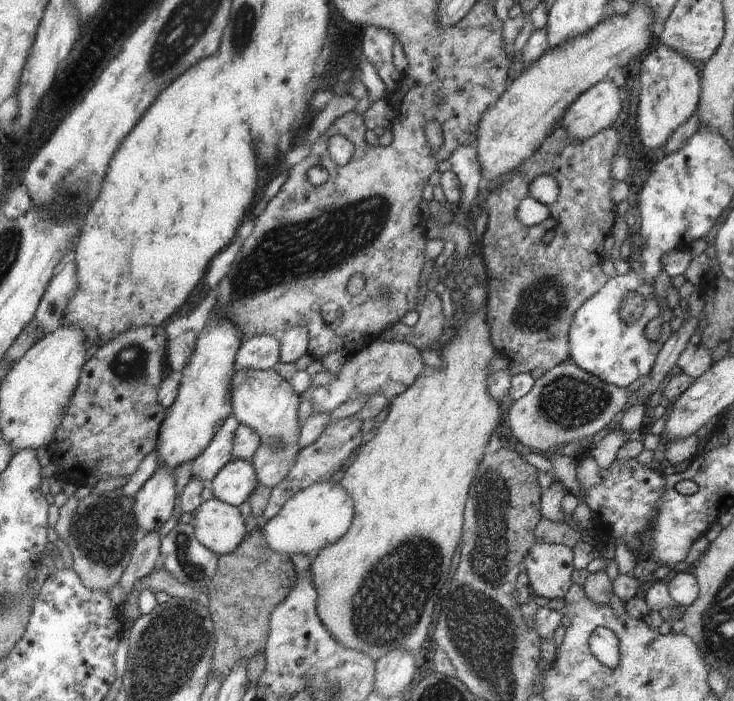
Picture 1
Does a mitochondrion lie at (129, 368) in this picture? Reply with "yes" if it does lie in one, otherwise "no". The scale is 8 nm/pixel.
yes

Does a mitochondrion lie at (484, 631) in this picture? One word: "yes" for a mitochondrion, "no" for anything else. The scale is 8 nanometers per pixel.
yes

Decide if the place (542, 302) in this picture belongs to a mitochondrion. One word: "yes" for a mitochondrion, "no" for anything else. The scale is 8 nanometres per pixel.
yes

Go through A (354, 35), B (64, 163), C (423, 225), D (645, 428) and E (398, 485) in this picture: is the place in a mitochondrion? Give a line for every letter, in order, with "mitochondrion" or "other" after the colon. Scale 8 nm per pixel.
A: other
B: other
C: other
D: other
E: other

